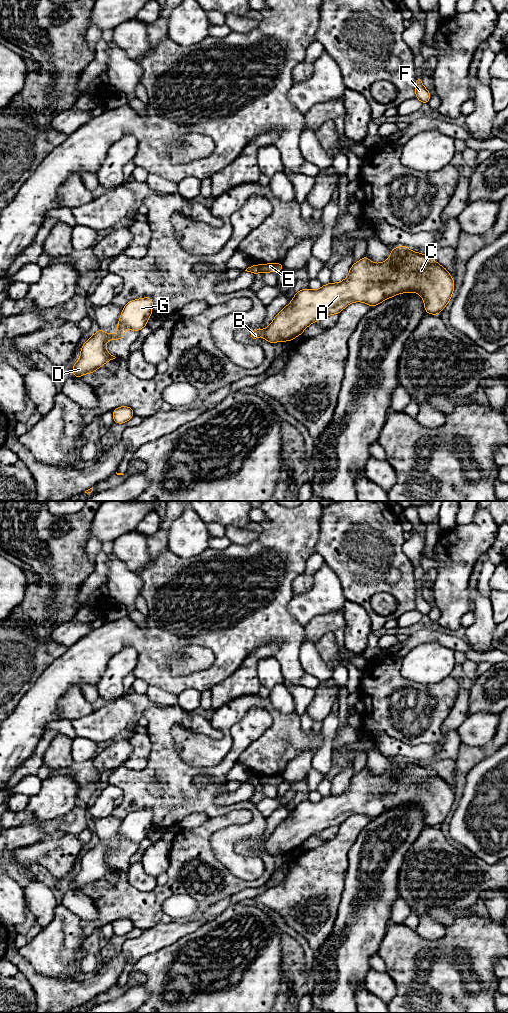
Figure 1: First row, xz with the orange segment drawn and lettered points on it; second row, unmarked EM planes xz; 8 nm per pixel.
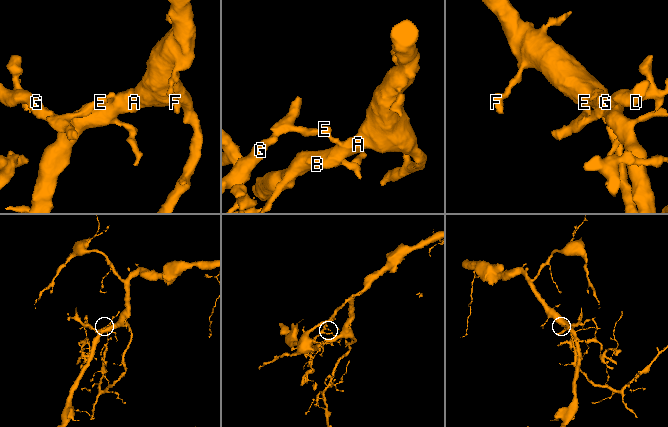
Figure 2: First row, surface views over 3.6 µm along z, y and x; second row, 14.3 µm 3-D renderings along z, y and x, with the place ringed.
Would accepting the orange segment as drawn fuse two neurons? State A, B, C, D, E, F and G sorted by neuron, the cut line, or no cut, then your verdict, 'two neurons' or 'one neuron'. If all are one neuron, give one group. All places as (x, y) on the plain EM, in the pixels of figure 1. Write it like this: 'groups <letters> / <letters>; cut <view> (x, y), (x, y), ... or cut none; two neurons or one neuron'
groups A B C E F / D G; cut xz (258, 777), (260, 783); two neurons

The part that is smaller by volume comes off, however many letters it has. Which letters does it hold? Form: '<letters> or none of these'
D, G

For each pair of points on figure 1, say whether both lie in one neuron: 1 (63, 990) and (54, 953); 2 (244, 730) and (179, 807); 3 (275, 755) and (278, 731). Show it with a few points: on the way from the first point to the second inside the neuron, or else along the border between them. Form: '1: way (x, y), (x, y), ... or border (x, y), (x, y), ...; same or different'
1: border (37, 973), (47, 977), (80, 981); different
2: way (233, 755), (219, 770), (196, 770), (183, 782); same
3: way (275, 749), (278, 745), (278, 737); same

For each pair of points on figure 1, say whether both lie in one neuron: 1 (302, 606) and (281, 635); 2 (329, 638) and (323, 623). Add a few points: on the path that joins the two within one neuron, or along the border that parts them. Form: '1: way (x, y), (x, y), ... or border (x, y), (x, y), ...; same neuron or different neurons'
1: border (293, 595), (287, 606), (287, 611), (302, 626); different neurons
2: border (332, 631), (324, 633), (315, 642); different neurons

